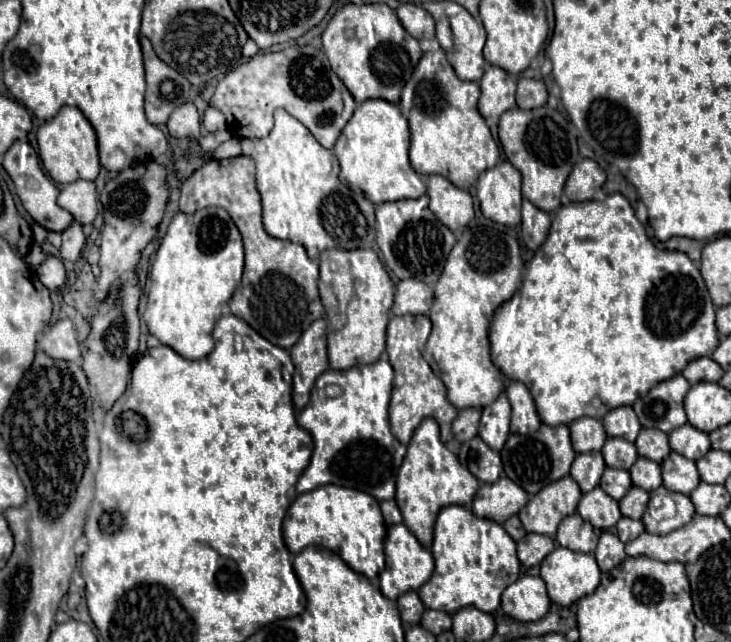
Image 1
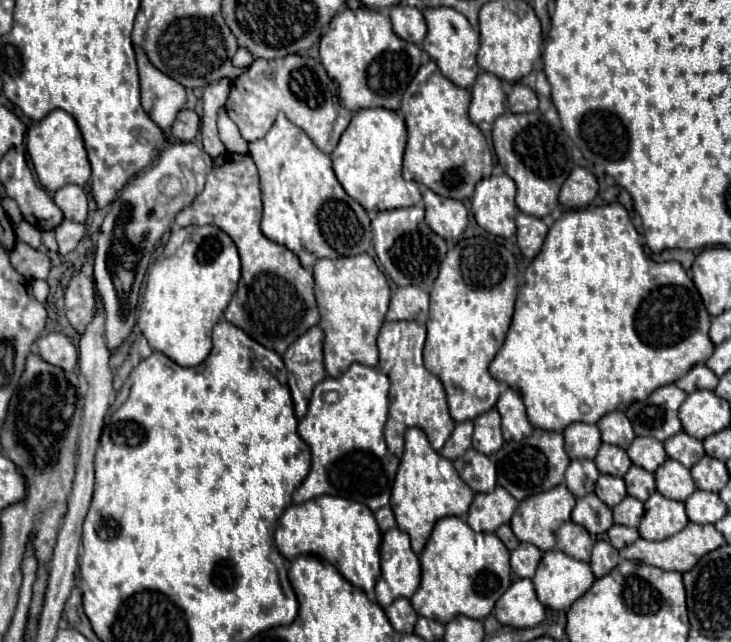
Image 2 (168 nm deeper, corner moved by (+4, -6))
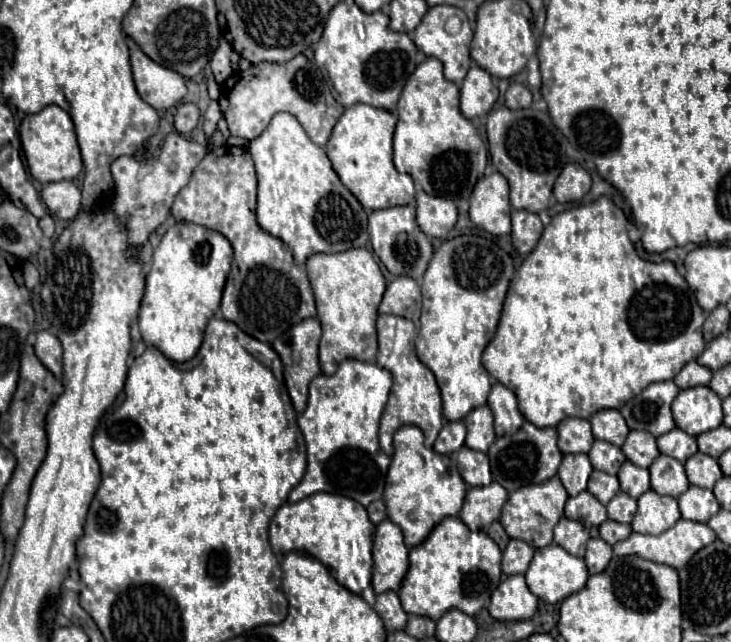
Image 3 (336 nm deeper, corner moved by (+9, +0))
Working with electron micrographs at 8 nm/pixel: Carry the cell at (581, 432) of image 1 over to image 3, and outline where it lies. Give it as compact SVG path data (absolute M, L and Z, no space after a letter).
M566 418L556 426L558 430L558 448L564 454L588 452L592 448L594 436L590 430L590 422L582 418Z

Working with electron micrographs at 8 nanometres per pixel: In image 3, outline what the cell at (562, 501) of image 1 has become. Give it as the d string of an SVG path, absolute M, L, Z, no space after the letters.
M558 476L542 482L542 484L530 484L526 488L518 488L518 492L510 494L508 502L502 508L500 522L510 538L526 540L532 548L542 548L552 542L552 528L564 514L564 504L566 504L568 492L558 480Z

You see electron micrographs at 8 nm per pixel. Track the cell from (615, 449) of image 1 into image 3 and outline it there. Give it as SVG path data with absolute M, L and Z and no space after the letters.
M596 440L592 444L592 450L588 452L588 456L590 456L590 462L596 470L602 470L608 474L616 474L626 460L624 452L618 446L604 442L604 440Z

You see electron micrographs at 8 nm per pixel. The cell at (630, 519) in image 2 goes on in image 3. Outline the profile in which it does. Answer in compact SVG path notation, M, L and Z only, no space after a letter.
M626 492L616 494L608 502L608 518L616 522L630 522L636 512L636 500L632 496L626 496Z

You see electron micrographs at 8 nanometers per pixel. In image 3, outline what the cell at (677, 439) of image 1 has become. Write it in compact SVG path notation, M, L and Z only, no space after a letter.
M674 428L668 434L660 436L658 438L658 448L660 448L662 454L668 454L668 456L680 460L680 462L686 462L690 456L694 456L698 452L696 438L686 434L680 428Z

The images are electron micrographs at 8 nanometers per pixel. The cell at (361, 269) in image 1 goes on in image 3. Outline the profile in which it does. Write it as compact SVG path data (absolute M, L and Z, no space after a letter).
M350 248L340 254L312 254L306 262L310 286L314 290L318 320L322 324L320 338L320 368L324 374L334 374L336 366L346 358L374 362L376 318L378 304L386 288L380 266L366 248Z

